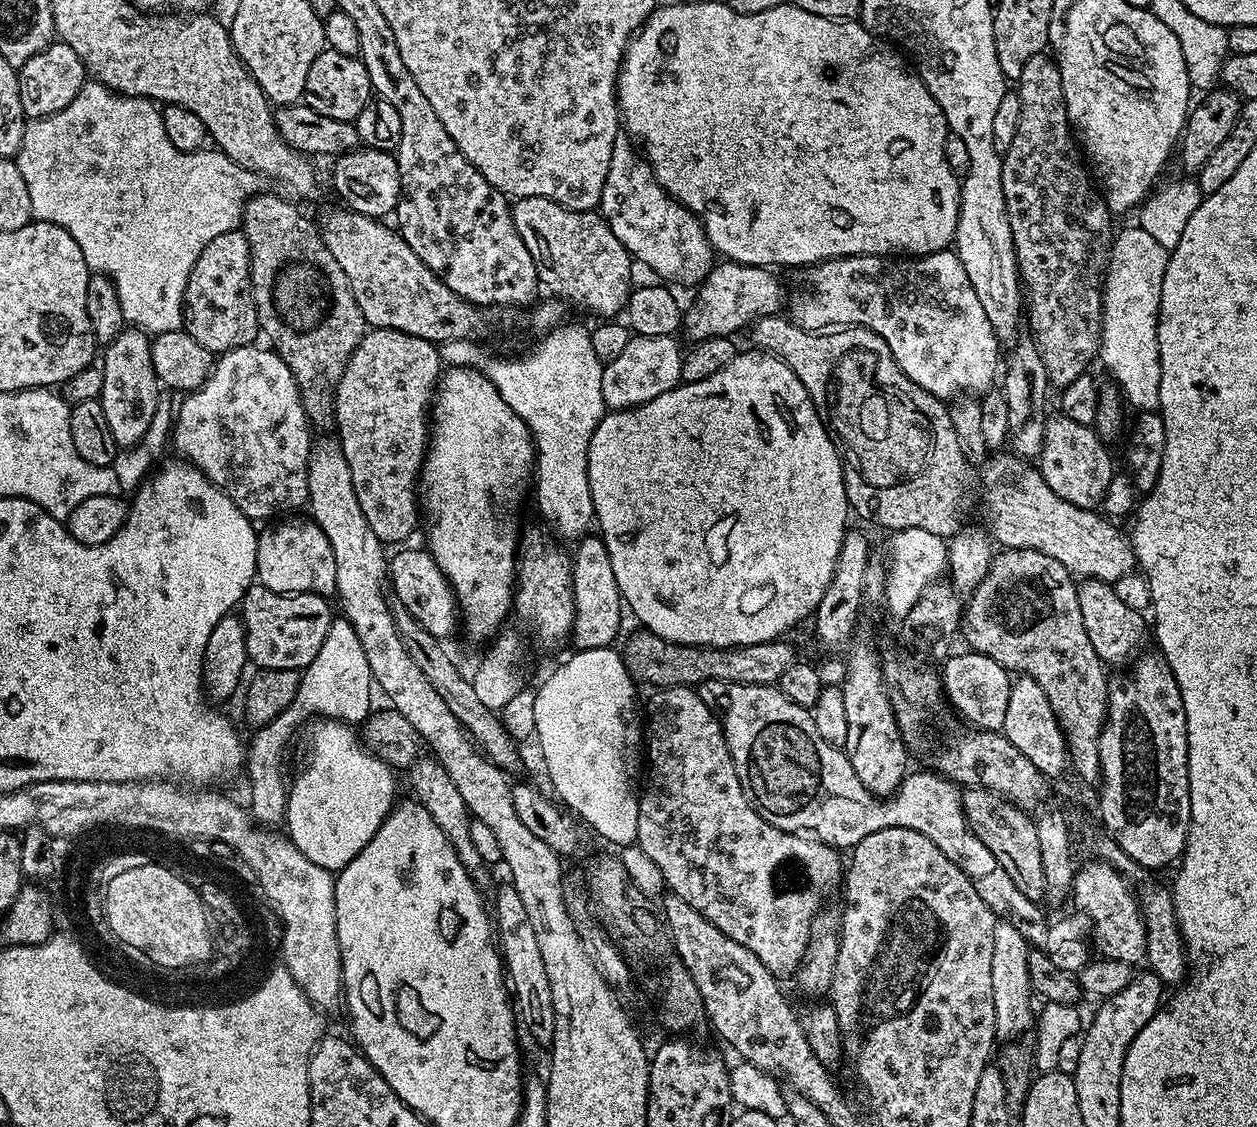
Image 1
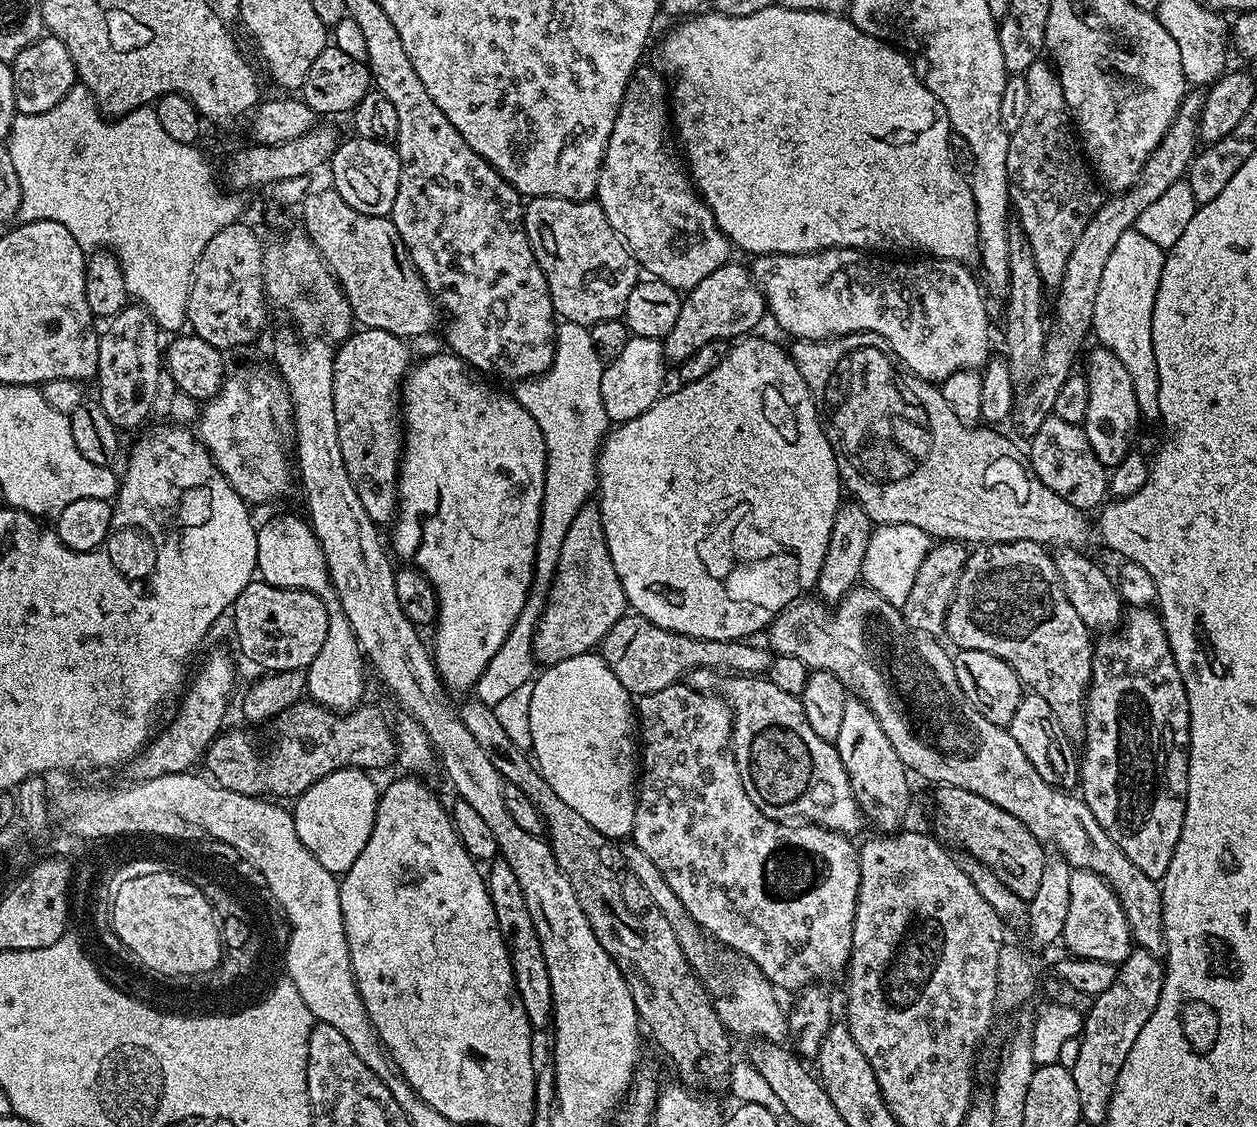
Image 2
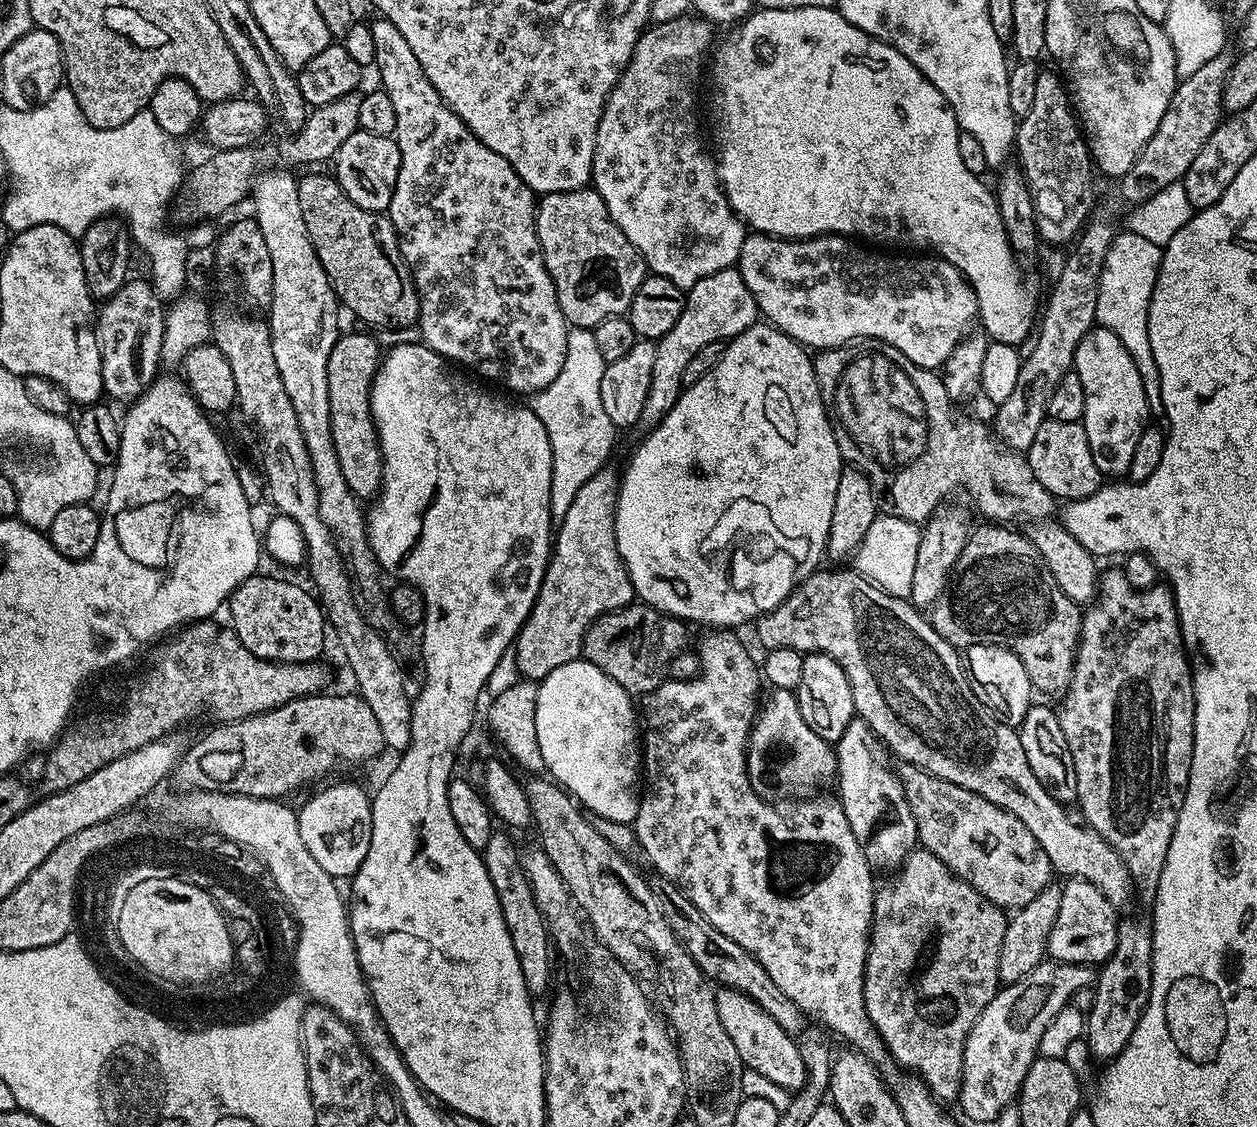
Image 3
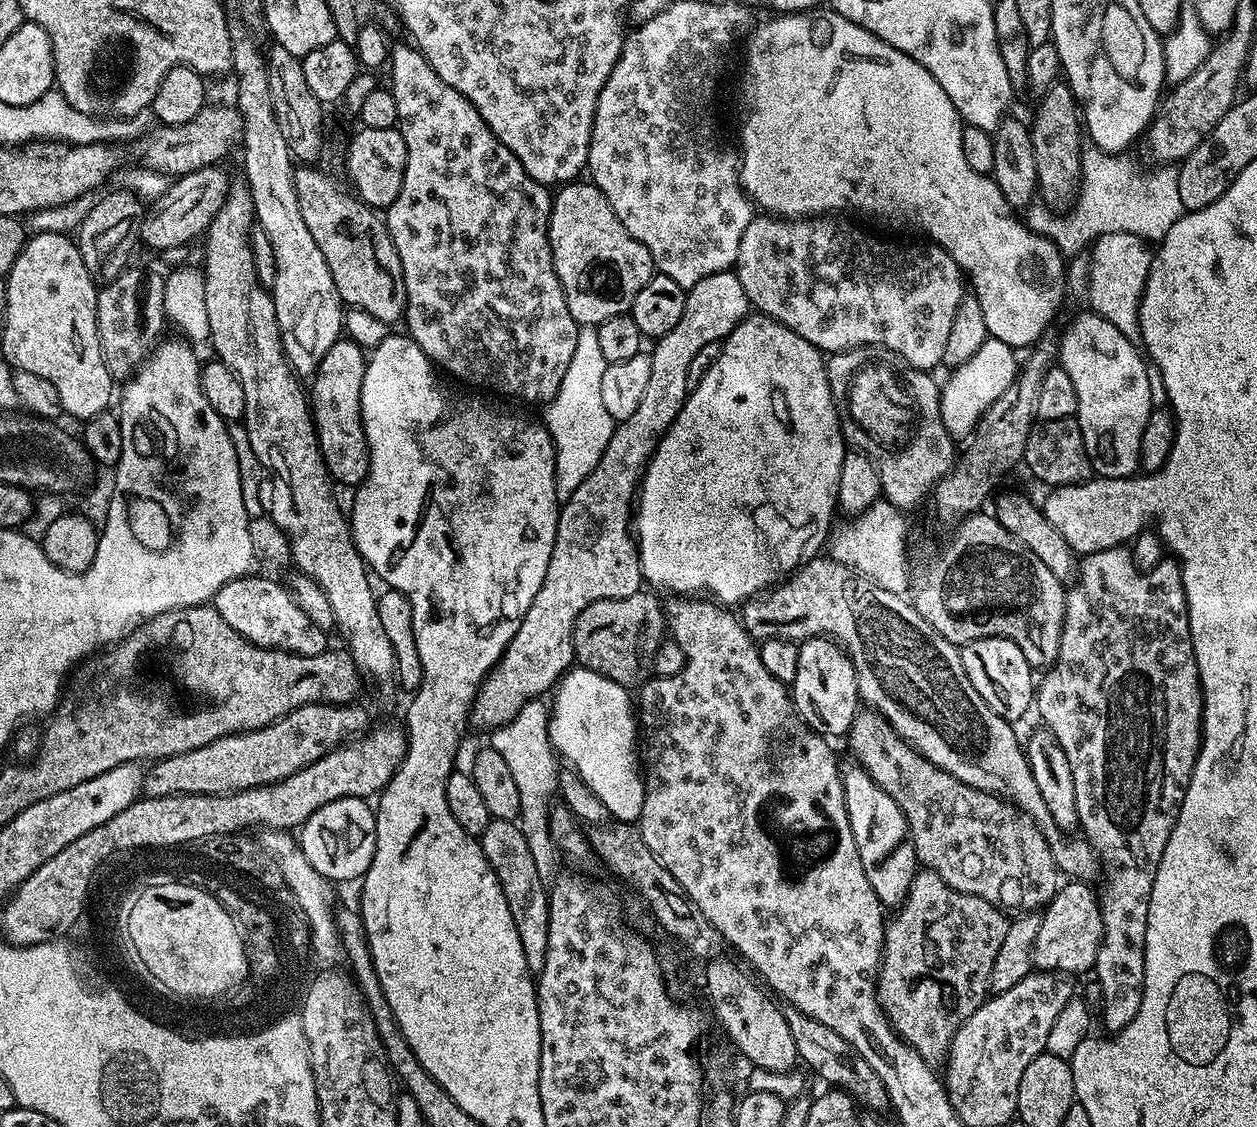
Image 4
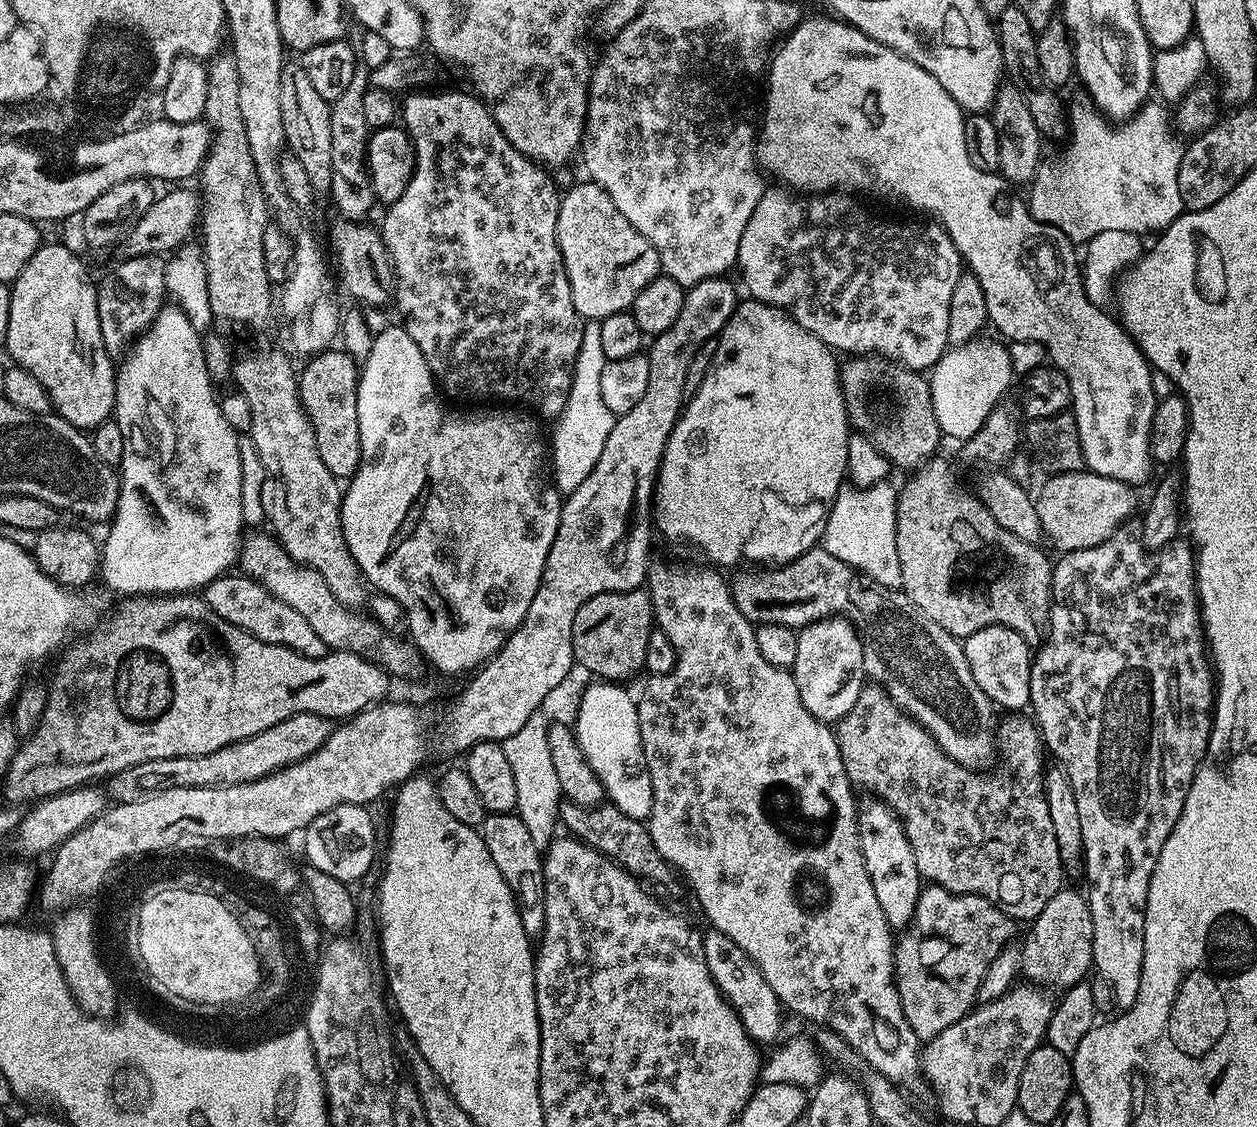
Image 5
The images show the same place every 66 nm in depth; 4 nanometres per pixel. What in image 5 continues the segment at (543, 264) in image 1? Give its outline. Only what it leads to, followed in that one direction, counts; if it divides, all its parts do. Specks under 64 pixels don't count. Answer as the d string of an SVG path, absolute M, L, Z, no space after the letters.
M583 182L576 184L569 192L565 191L560 198L560 209L558 210L558 246L562 254L562 262L566 270L566 278L570 278L570 298L574 298L574 310L585 321L601 321L610 318L610 314L618 314L631 309L634 298L650 286L650 282L661 275L660 259L658 250L650 246L622 214L618 214L618 206L610 202L610 194L599 188L597 184Z

